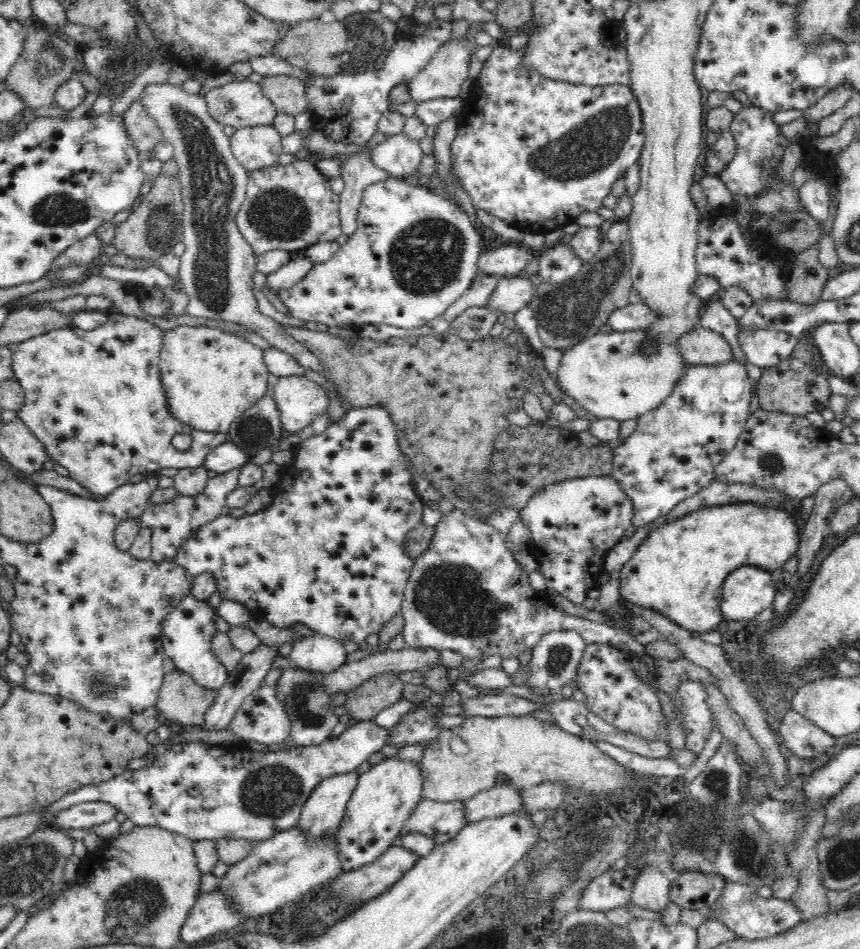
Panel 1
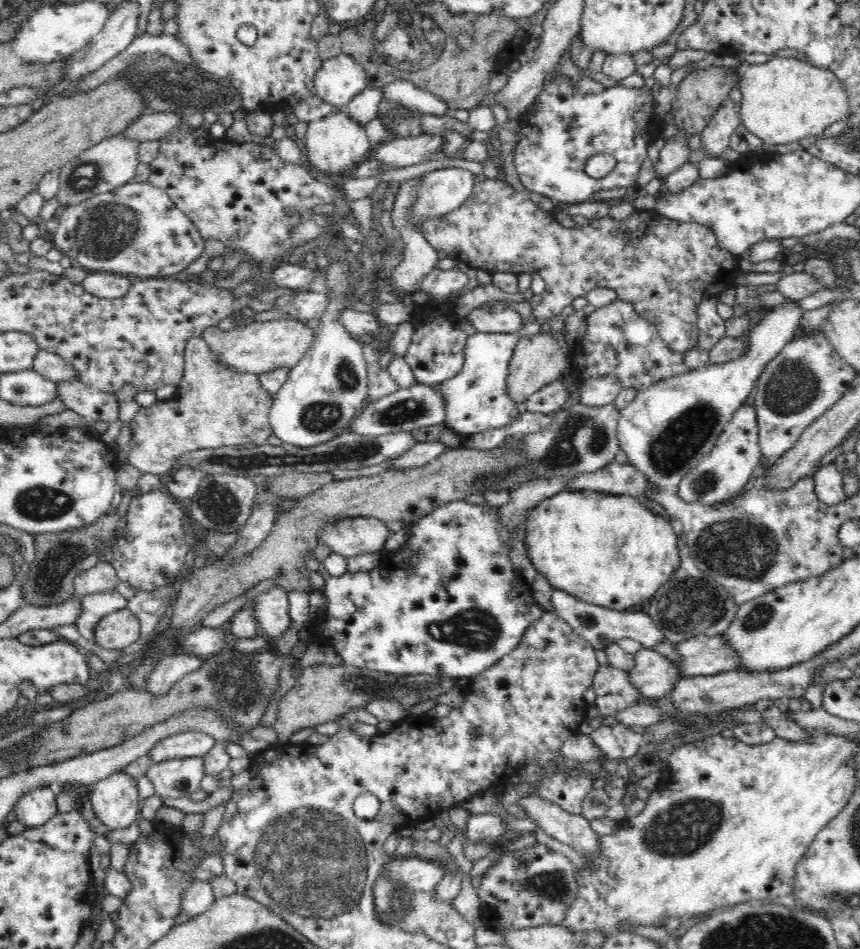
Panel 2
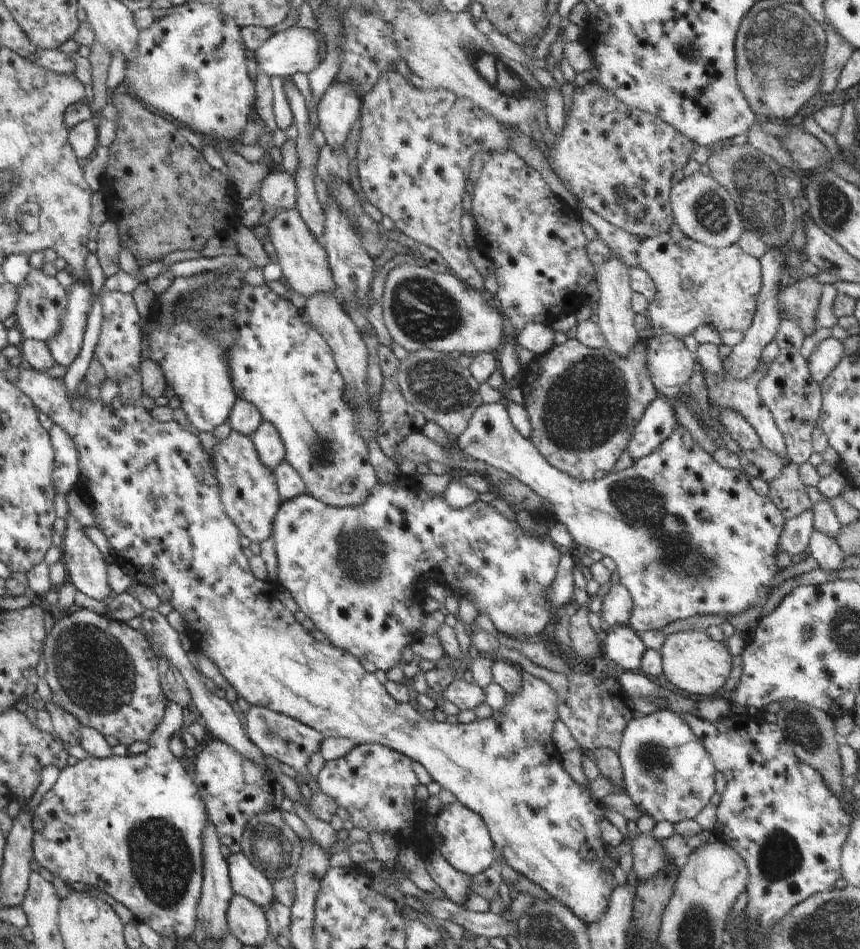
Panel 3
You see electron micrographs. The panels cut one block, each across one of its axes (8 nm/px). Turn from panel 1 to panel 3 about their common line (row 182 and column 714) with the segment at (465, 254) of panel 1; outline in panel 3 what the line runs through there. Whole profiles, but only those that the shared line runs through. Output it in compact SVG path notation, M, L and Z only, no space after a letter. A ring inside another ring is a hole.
M758 364L758 368L754 370L754 374L748 378L748 380L736 380L732 376L726 375L726 378L716 378L712 374L705 374L705 388L709 394L710 405L713 406L713 412L716 413L721 407L722 409L731 409L734 412L738 412L746 422L748 422L754 431L758 434L760 438L760 444L770 452L778 454L778 456L787 456L786 444L784 443L784 438L782 432L778 430L777 425L772 418L772 414L767 410L766 406L762 404L760 396L758 396L758 382L766 376L768 371L768 366L766 364Z

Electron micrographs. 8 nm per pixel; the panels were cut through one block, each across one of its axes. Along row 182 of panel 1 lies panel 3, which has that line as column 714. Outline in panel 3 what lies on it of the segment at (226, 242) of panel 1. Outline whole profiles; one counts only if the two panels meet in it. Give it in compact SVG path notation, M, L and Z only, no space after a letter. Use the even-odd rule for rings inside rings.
M702 173L687 175L671 188L669 203L675 224L690 238L705 246L720 249L737 243L744 230L741 216L728 190Z

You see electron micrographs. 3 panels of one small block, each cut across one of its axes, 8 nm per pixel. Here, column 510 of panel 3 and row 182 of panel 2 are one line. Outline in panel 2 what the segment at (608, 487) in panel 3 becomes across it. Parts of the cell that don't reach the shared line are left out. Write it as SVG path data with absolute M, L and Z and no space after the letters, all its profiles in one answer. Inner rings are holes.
M444 168L444 170L434 170L423 177L420 177L419 193L414 201L411 220L418 229L421 224L432 217L442 216L456 210L465 200L470 198L475 190L476 176L470 170L464 168Z

